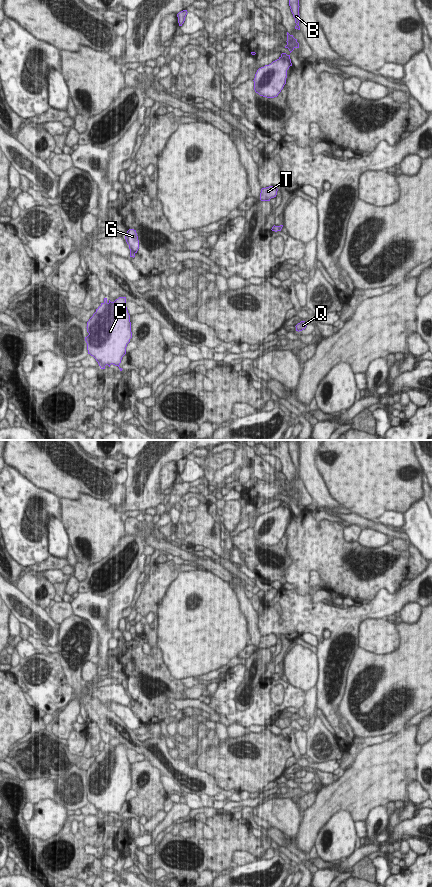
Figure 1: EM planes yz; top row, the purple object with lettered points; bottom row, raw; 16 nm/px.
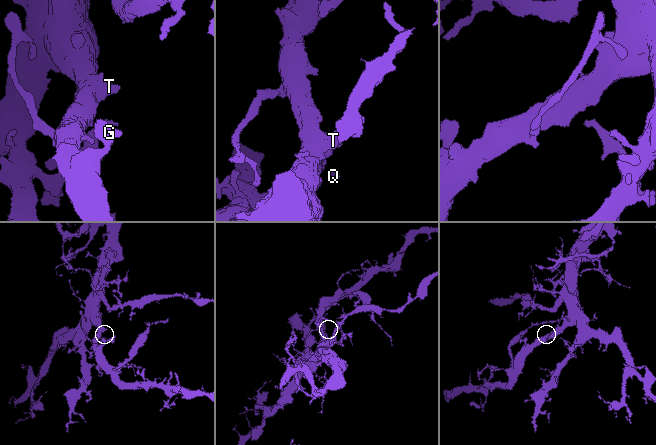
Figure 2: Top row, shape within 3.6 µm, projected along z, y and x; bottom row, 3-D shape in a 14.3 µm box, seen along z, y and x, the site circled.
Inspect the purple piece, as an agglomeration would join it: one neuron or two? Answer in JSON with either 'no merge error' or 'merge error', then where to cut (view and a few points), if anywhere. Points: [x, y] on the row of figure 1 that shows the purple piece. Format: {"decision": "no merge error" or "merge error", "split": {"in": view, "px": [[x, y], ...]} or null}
{"decision": "merge error", "split": {"in": "yz", "px": [[130, 248], [134, 253]]}}

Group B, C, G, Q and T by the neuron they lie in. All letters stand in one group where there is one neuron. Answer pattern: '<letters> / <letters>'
B C Q T / G

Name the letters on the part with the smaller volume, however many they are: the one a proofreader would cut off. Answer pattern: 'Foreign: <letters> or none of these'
Foreign: G

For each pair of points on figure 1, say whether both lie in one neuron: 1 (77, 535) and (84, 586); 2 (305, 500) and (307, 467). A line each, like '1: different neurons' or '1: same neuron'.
1: different neurons
2: different neurons

